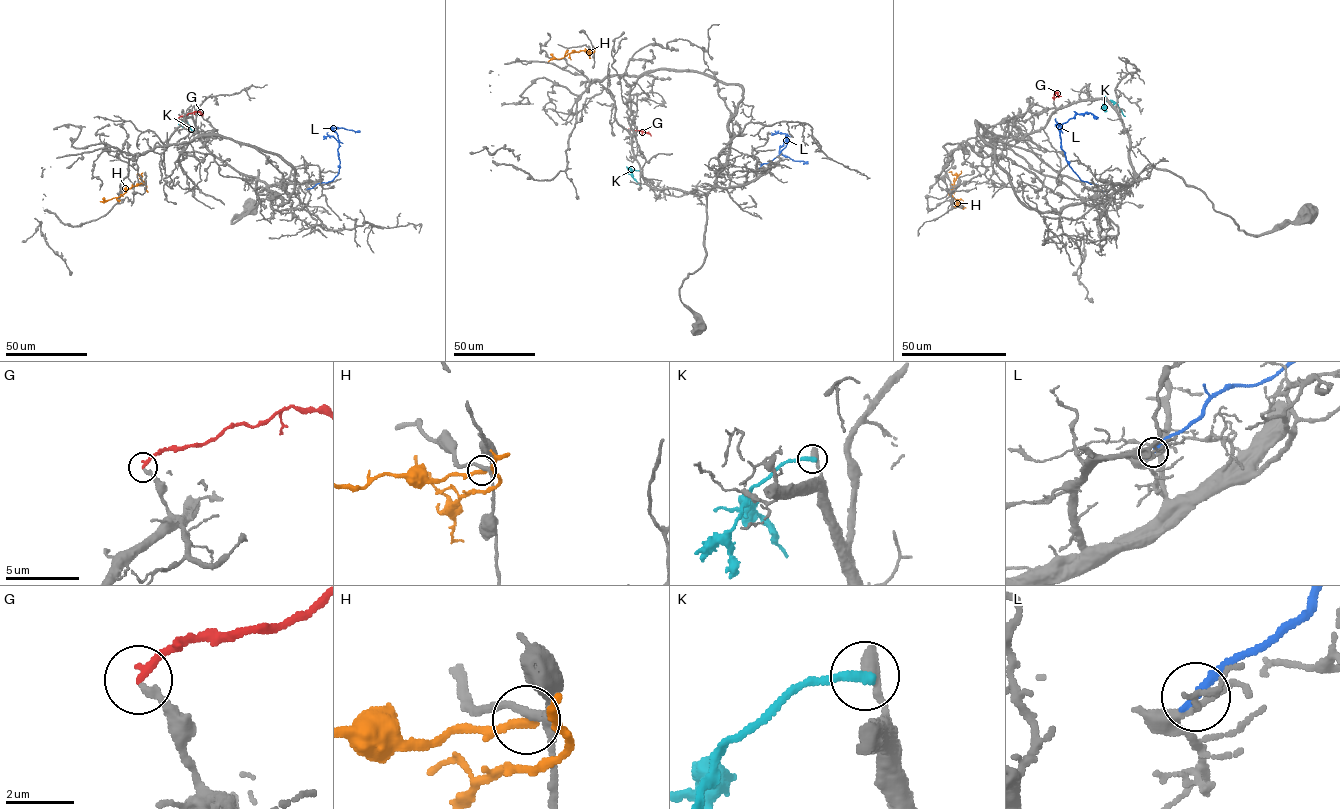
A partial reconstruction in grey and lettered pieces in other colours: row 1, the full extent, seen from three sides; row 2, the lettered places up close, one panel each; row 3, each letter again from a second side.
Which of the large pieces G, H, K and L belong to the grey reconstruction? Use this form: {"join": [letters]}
{"join": ["G"]}

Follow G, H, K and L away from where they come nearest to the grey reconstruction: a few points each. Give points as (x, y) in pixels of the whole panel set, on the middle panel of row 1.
G: (626, 130), (644, 131), (651, 136)
H: (592, 50), (574, 50), (563, 57), (548, 61)
K: (639, 170), (633, 170), (632, 176), (641, 185)
L: (755, 171), (780, 153), (786, 145), (787, 134), (779, 151), (795, 161), (808, 163)

